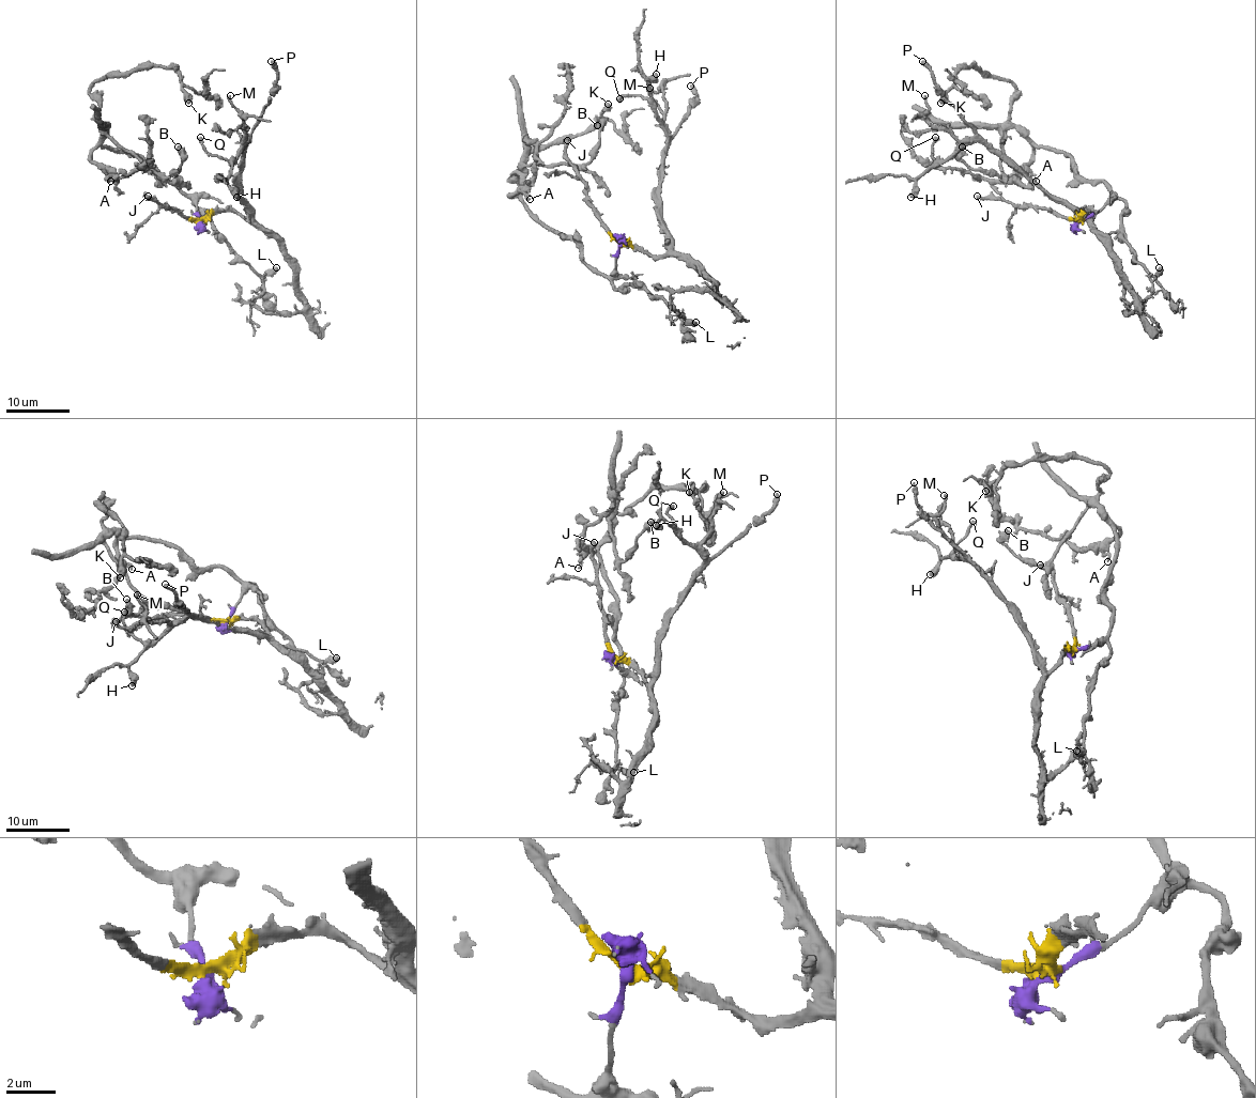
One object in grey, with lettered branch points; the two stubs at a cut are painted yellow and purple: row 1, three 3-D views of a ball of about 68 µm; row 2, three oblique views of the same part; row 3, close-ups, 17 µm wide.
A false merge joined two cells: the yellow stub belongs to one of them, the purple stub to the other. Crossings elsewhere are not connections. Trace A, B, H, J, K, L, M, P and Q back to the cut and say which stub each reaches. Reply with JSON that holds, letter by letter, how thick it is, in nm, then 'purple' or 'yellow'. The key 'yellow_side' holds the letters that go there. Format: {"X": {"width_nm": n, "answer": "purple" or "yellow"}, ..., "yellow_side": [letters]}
{"A": {"width_nm": 120, "answer": "purple"}, "B": {"width_nm": 420, "answer": "purple"}, "H": {"width_nm": 400, "answer": "yellow"}, "J": {"width_nm": 340, "answer": "yellow"}, "K": {"width_nm": 550, "answer": "purple"}, "L": {"width_nm": 480, "answer": "purple"}, "M": {"width_nm": 190, "answer": "yellow"}, "P": {"width_nm": 400, "answer": "yellow"}, "Q": {"width_nm": 360, "answer": "yellow"}, "yellow_side": ["H", "J", "M", "P", "Q"]}

